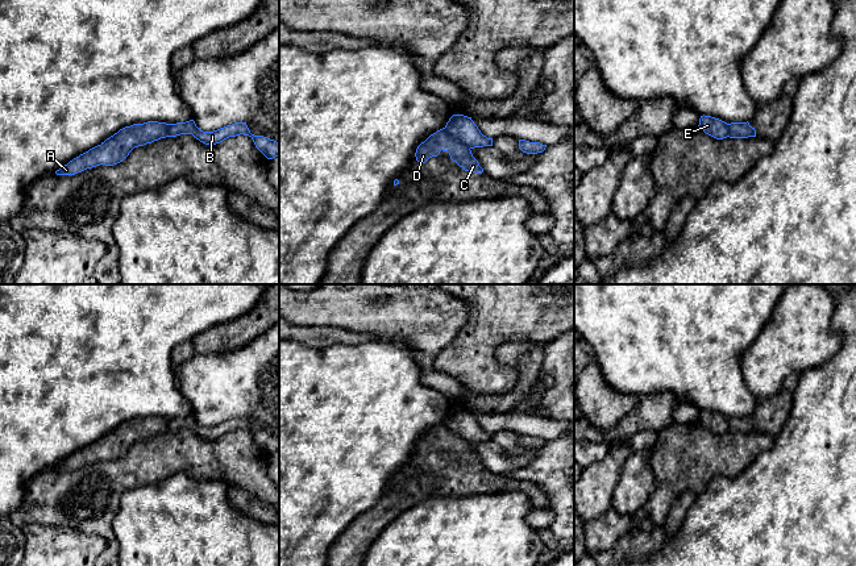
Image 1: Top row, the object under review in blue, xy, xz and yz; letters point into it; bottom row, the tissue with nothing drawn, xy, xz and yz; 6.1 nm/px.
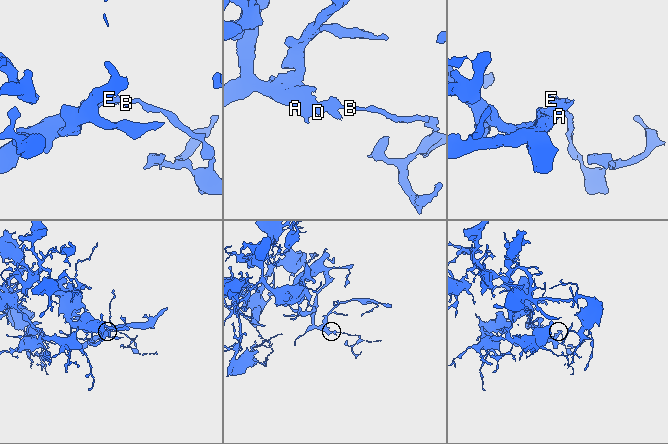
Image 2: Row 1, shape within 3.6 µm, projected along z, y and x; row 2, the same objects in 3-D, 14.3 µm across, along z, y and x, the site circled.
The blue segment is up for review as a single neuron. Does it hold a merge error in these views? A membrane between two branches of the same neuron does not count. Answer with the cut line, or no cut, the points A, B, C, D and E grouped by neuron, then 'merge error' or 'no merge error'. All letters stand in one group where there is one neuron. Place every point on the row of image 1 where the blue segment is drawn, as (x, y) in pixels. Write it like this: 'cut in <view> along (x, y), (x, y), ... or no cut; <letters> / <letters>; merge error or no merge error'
cut in xz along (444, 128), (469, 149); A C D / B E; merge error

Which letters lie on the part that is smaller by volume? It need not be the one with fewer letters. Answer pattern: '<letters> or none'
B, E

